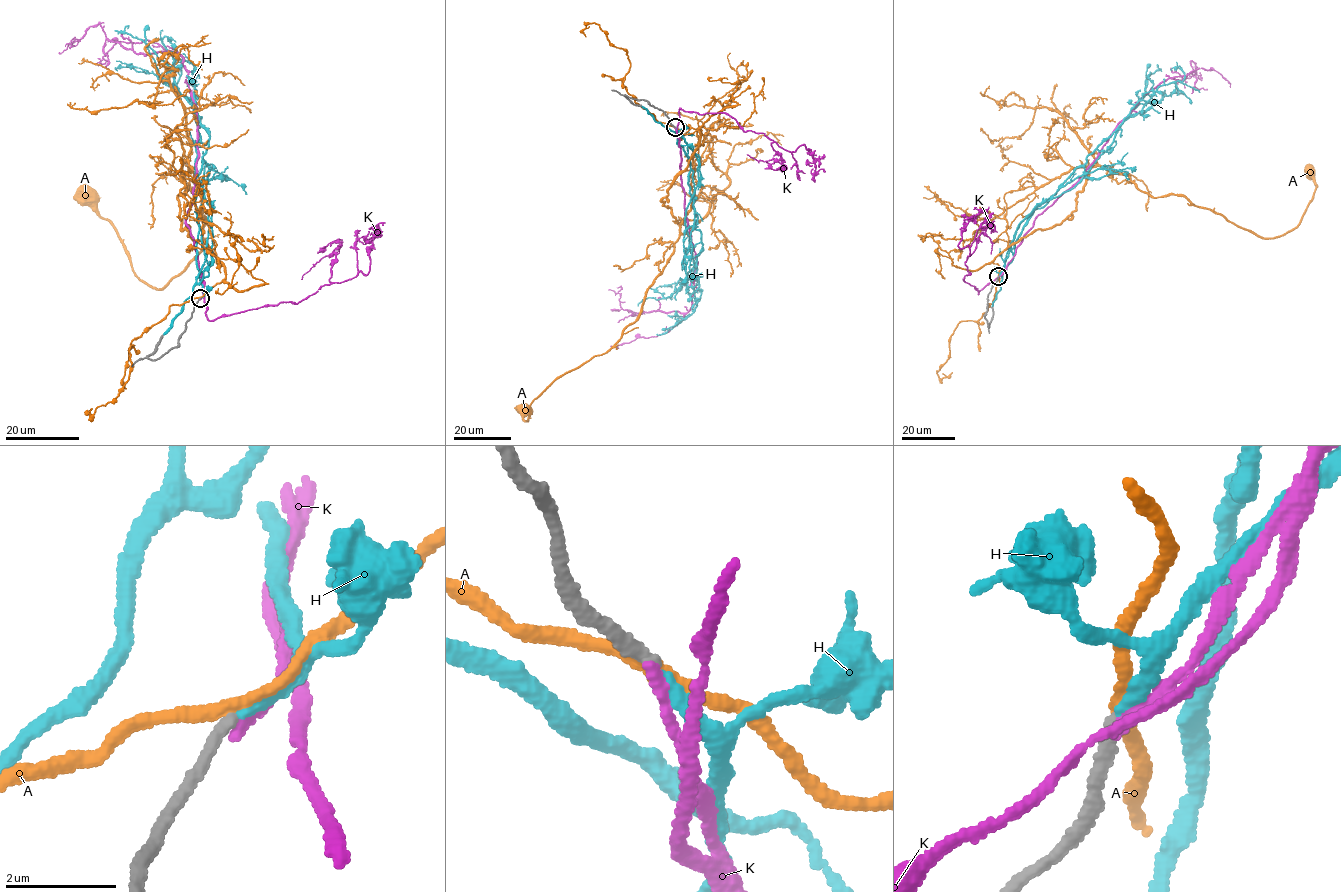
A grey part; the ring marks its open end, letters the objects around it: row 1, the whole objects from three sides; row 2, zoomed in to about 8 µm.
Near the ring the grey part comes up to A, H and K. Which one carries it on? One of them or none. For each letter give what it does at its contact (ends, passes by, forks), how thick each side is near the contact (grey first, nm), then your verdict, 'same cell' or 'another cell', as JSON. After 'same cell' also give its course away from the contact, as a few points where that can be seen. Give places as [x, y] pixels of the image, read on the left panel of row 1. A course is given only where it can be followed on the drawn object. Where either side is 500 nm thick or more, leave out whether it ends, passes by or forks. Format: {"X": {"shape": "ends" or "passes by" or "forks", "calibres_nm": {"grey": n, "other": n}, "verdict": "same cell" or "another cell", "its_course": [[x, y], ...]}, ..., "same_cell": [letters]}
{"A": {"shape": "passes by", "calibres_nm": {"grey": 240, "other": 240}, "verdict": "another cell"}, "H": {"shape": "ends", "calibres_nm": {"grey": 220, "other": 240}, "verdict": "same cell", "its_course": [[200, 298], [194, 203], [210, 138], [192, 102], [194, 67], [175, 59], [162, 42], [164, 36], [176, 42]]}, "K": {"shape": "ends", "calibres_nm": {"grey": 220, "other": 190}, "verdict": "another cell"}, "same_cell": ["H"]}

